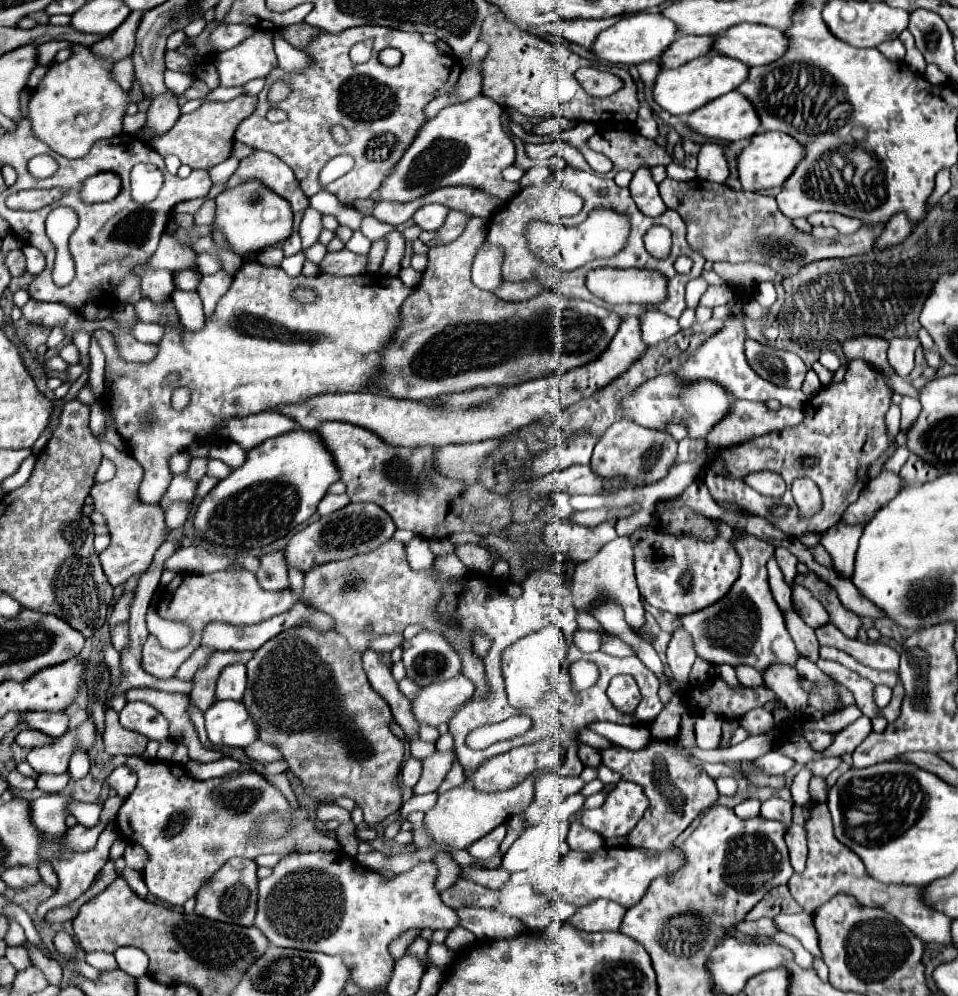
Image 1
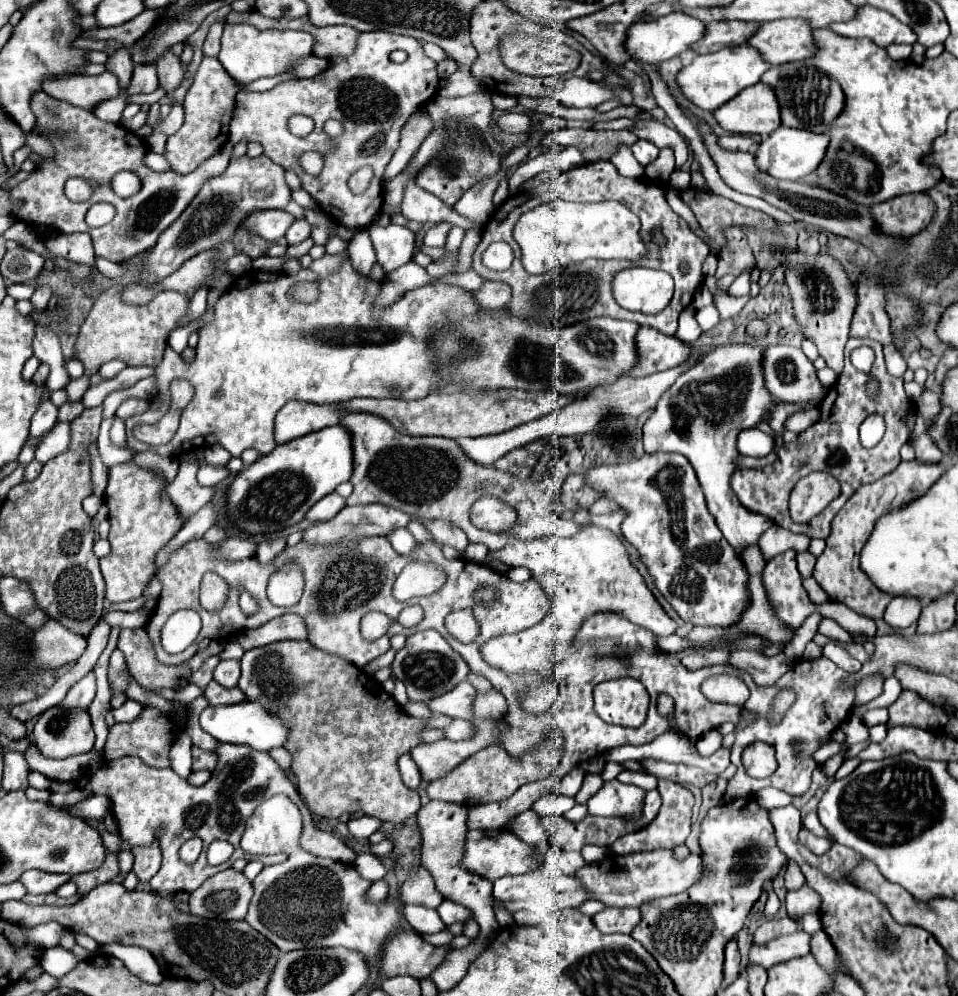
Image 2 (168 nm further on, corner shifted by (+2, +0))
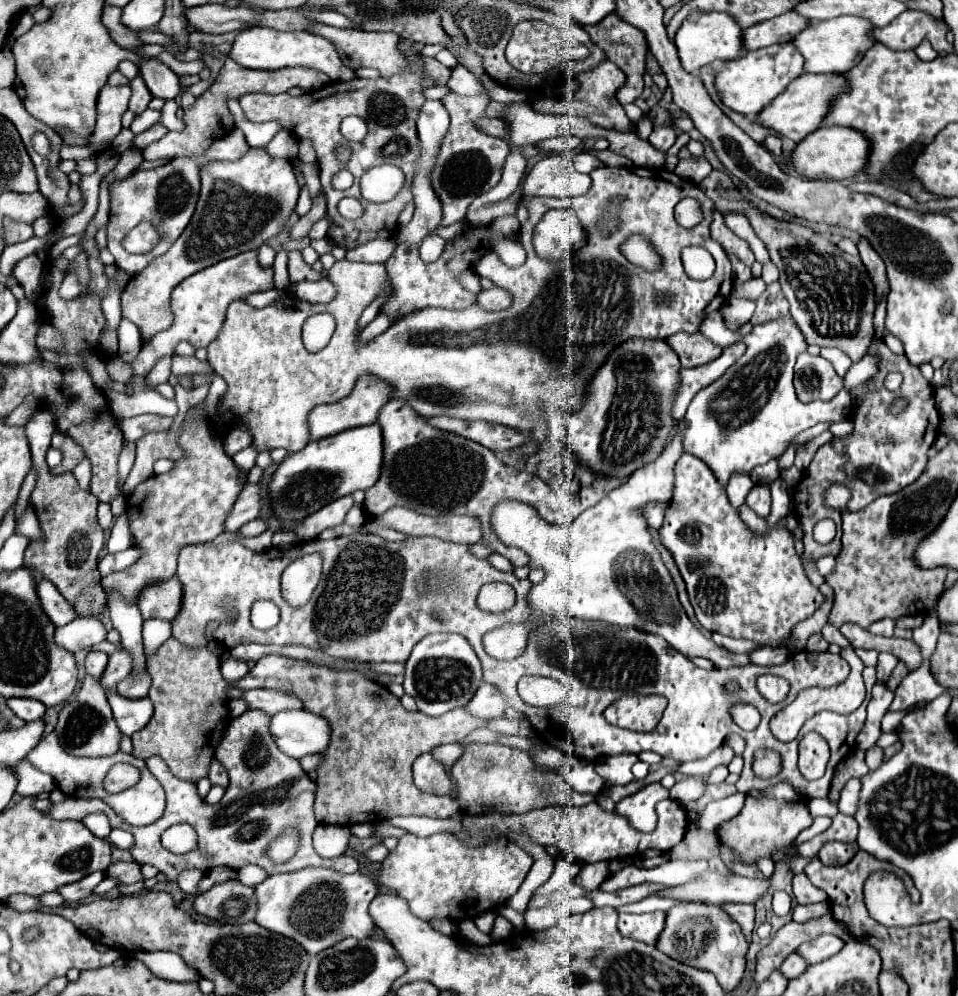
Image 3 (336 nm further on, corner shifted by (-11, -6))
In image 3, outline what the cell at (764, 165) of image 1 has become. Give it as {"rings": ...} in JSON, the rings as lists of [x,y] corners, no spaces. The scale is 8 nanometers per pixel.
{"rings":[[[823,125],[821,129],[811,131],[795,145],[795,149],[789,155],[789,161],[793,163],[795,171],[803,177],[843,181],[843,179],[851,179],[855,173],[859,173],[865,167],[867,155],[869,155],[869,143],[855,129],[839,127],[839,125],[831,125],[831,127]]]}

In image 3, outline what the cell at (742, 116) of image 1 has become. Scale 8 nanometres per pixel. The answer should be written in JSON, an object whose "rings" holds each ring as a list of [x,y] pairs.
{"rings":[[[803,73],[797,79],[793,79],[791,85],[783,93],[779,93],[769,105],[765,105],[765,109],[761,109],[761,113],[757,115],[757,123],[761,127],[771,129],[773,133],[777,133],[781,137],[789,137],[789,139],[793,139],[797,143],[807,133],[821,127],[821,121],[823,121],[823,117],[825,117],[825,113],[829,109],[829,103],[841,91],[845,91],[845,81],[837,73],[829,73],[829,75]]]}

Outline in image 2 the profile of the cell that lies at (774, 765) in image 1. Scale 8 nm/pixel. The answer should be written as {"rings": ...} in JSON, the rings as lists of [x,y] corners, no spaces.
{"rings":[[[831,739],[813,754],[813,759],[817,763],[824,763],[827,759],[842,750],[842,744],[843,743]]]}

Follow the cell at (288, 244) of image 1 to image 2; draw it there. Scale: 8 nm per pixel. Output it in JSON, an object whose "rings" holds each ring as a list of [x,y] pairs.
{"rings":[[[306,219],[294,221],[294,225],[292,225],[292,227],[288,229],[288,233],[286,233],[288,245],[296,245],[296,243],[308,239],[308,237],[310,237],[310,223],[308,223]]]}

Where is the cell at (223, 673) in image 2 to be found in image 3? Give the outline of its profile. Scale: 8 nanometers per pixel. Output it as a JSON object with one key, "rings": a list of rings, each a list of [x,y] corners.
{"rings":[[[227,659],[221,663],[221,675],[227,683],[237,683],[239,679],[243,679],[245,675],[249,673],[249,667],[245,661],[239,661],[239,659]]]}

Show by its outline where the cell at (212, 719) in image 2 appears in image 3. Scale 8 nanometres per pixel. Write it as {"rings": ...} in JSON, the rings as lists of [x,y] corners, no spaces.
{"rings":[[[287,709],[271,717],[269,733],[285,755],[301,759],[327,747],[331,727],[323,717],[305,709]]]}

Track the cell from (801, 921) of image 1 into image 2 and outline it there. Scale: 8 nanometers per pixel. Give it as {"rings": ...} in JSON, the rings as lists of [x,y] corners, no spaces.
{"rings":[[[804,915],[804,917],[802,917],[802,929],[808,931],[808,933],[820,931],[820,929],[822,929],[820,917],[818,917],[818,915]]]}

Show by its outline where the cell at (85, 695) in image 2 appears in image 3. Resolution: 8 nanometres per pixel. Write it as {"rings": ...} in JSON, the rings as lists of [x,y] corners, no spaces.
{"rings":[[[123,649],[123,651],[119,651],[119,653],[115,653],[115,655],[109,657],[109,663],[107,663],[107,667],[105,667],[99,683],[101,683],[101,687],[107,693],[115,693],[117,683],[121,679],[129,677],[129,673],[131,673],[131,655]]]}

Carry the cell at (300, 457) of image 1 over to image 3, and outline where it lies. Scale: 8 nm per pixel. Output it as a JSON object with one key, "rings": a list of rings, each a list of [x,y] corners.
{"rings":[[[377,423],[341,431],[337,435],[311,441],[299,453],[291,453],[277,467],[269,483],[271,509],[275,517],[299,523],[327,503],[345,497],[357,489],[369,489],[379,479],[383,461],[381,429]]]}

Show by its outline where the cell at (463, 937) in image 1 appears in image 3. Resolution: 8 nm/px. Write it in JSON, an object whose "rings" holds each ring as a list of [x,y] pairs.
{"rings":[[[499,915],[499,917],[495,919],[493,931],[491,931],[489,935],[491,935],[495,941],[503,941],[503,939],[507,939],[507,937],[509,937],[509,933],[511,933],[511,931],[513,931],[513,925],[511,925],[505,917],[501,917],[501,915]]]}

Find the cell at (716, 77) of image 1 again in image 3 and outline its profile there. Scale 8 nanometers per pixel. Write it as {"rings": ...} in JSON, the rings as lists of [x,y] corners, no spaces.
{"rings":[[[771,45],[757,51],[747,51],[743,57],[727,61],[727,67],[715,75],[715,89],[721,103],[741,115],[755,117],[775,95],[779,95],[789,81],[803,73],[803,57],[793,45]]]}

